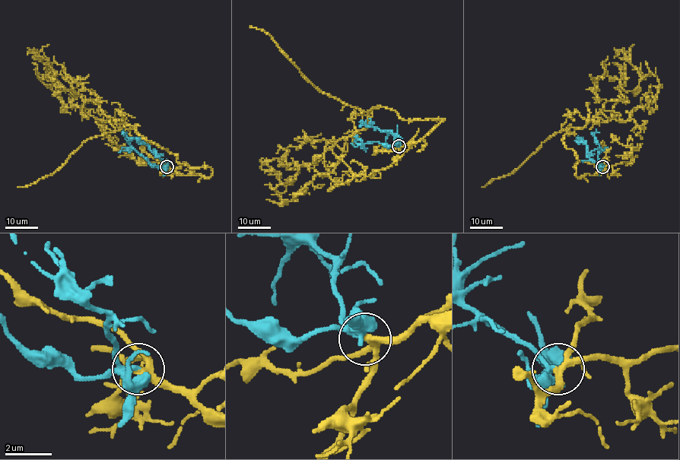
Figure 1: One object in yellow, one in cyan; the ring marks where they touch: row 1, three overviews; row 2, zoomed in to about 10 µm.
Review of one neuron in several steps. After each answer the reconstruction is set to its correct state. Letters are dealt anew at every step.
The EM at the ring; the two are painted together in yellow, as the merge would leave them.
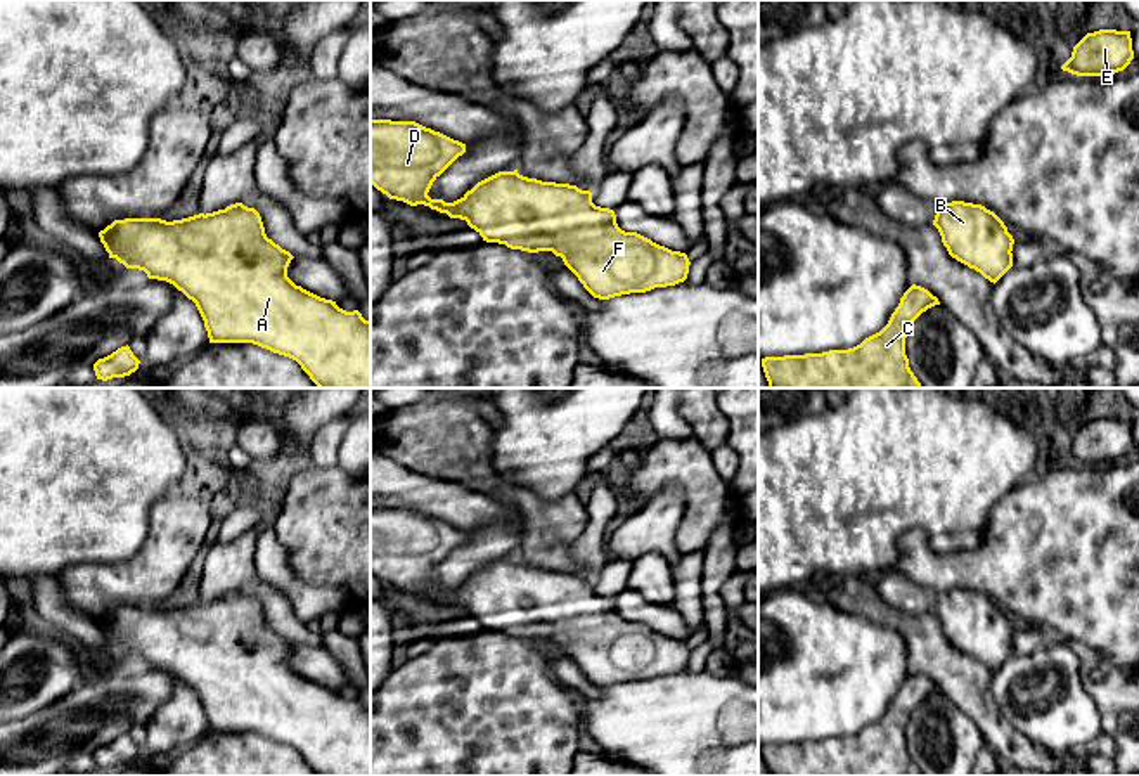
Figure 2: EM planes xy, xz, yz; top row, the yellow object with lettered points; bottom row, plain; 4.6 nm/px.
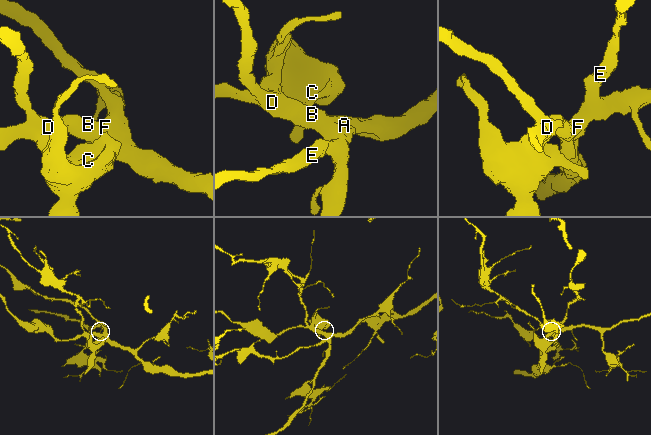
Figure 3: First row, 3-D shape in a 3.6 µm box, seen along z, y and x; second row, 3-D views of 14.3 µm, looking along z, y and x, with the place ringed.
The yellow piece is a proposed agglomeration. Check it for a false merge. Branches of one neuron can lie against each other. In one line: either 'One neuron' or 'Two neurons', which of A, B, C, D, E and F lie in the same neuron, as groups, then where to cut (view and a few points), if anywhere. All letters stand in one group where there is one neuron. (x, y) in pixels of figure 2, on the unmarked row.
One neuron. Groups: A B C D E F. No split

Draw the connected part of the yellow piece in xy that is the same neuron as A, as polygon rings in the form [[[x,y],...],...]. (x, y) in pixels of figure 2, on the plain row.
[[[235,591],[173,610],[114,608],[99,625],[109,646],[170,670],[192,688],[209,731],[253,731],[289,745],[319,776],[370,776],[370,708],[296,674],[287,665],[294,644],[267,625],[254,596]]]

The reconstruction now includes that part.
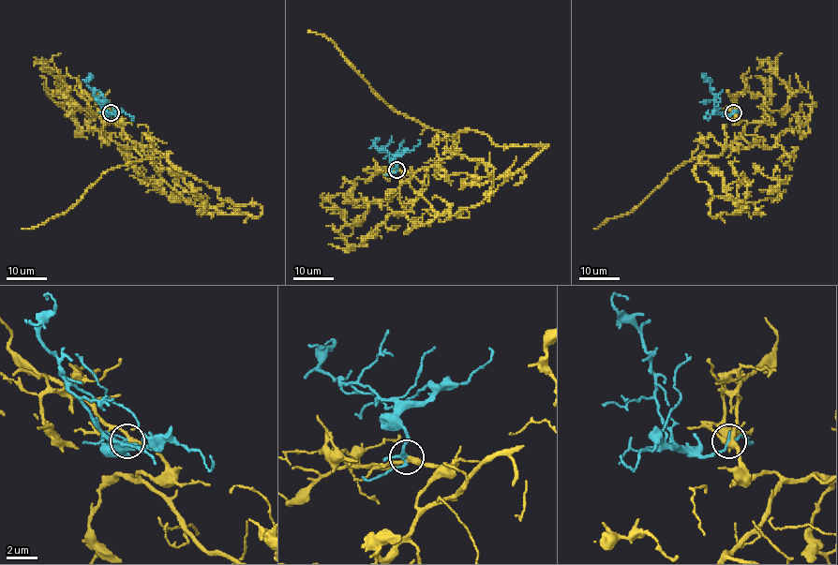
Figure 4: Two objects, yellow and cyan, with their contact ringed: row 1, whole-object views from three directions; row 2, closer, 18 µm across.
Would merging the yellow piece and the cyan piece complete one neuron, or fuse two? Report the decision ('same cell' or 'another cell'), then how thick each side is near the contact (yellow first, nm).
same cell; 320 nm thick on the yellow side, 160 nm on the other

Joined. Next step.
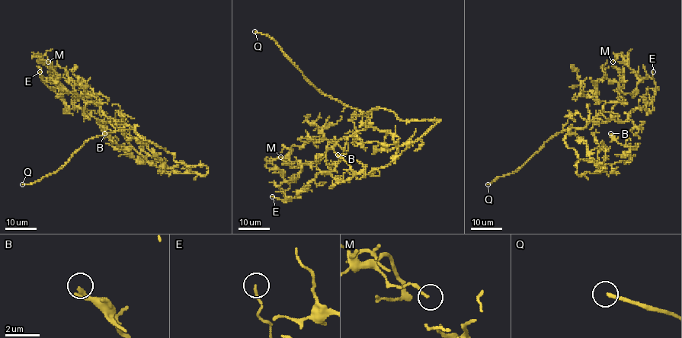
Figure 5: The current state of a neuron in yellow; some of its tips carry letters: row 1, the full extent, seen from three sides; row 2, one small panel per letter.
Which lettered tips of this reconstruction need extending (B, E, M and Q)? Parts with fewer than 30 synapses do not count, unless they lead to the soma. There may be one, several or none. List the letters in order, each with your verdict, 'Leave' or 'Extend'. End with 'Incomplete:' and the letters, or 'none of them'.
B: Leave
E: Leave
M: Leave
Q: Extend
Incomplete: Q

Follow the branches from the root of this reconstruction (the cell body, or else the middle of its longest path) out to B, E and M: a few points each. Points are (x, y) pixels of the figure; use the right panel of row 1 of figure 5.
B: (566, 145), (578, 155), (579, 175), (598, 173), (605, 164), (630, 159), (629, 148), (610, 133)
E: (566, 145), (571, 128), (594, 119), (625, 122), (646, 107), (656, 90), (653, 71)
M: (566, 145), (571, 128), (584, 128), (619, 93), (636, 88), (625, 58), (619, 54), (613, 62)

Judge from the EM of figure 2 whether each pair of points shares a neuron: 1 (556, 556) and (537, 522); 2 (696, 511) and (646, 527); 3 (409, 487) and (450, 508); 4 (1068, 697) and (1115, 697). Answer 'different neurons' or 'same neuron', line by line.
1: same neuron
2: different neurons
3: same neuron
4: different neurons

